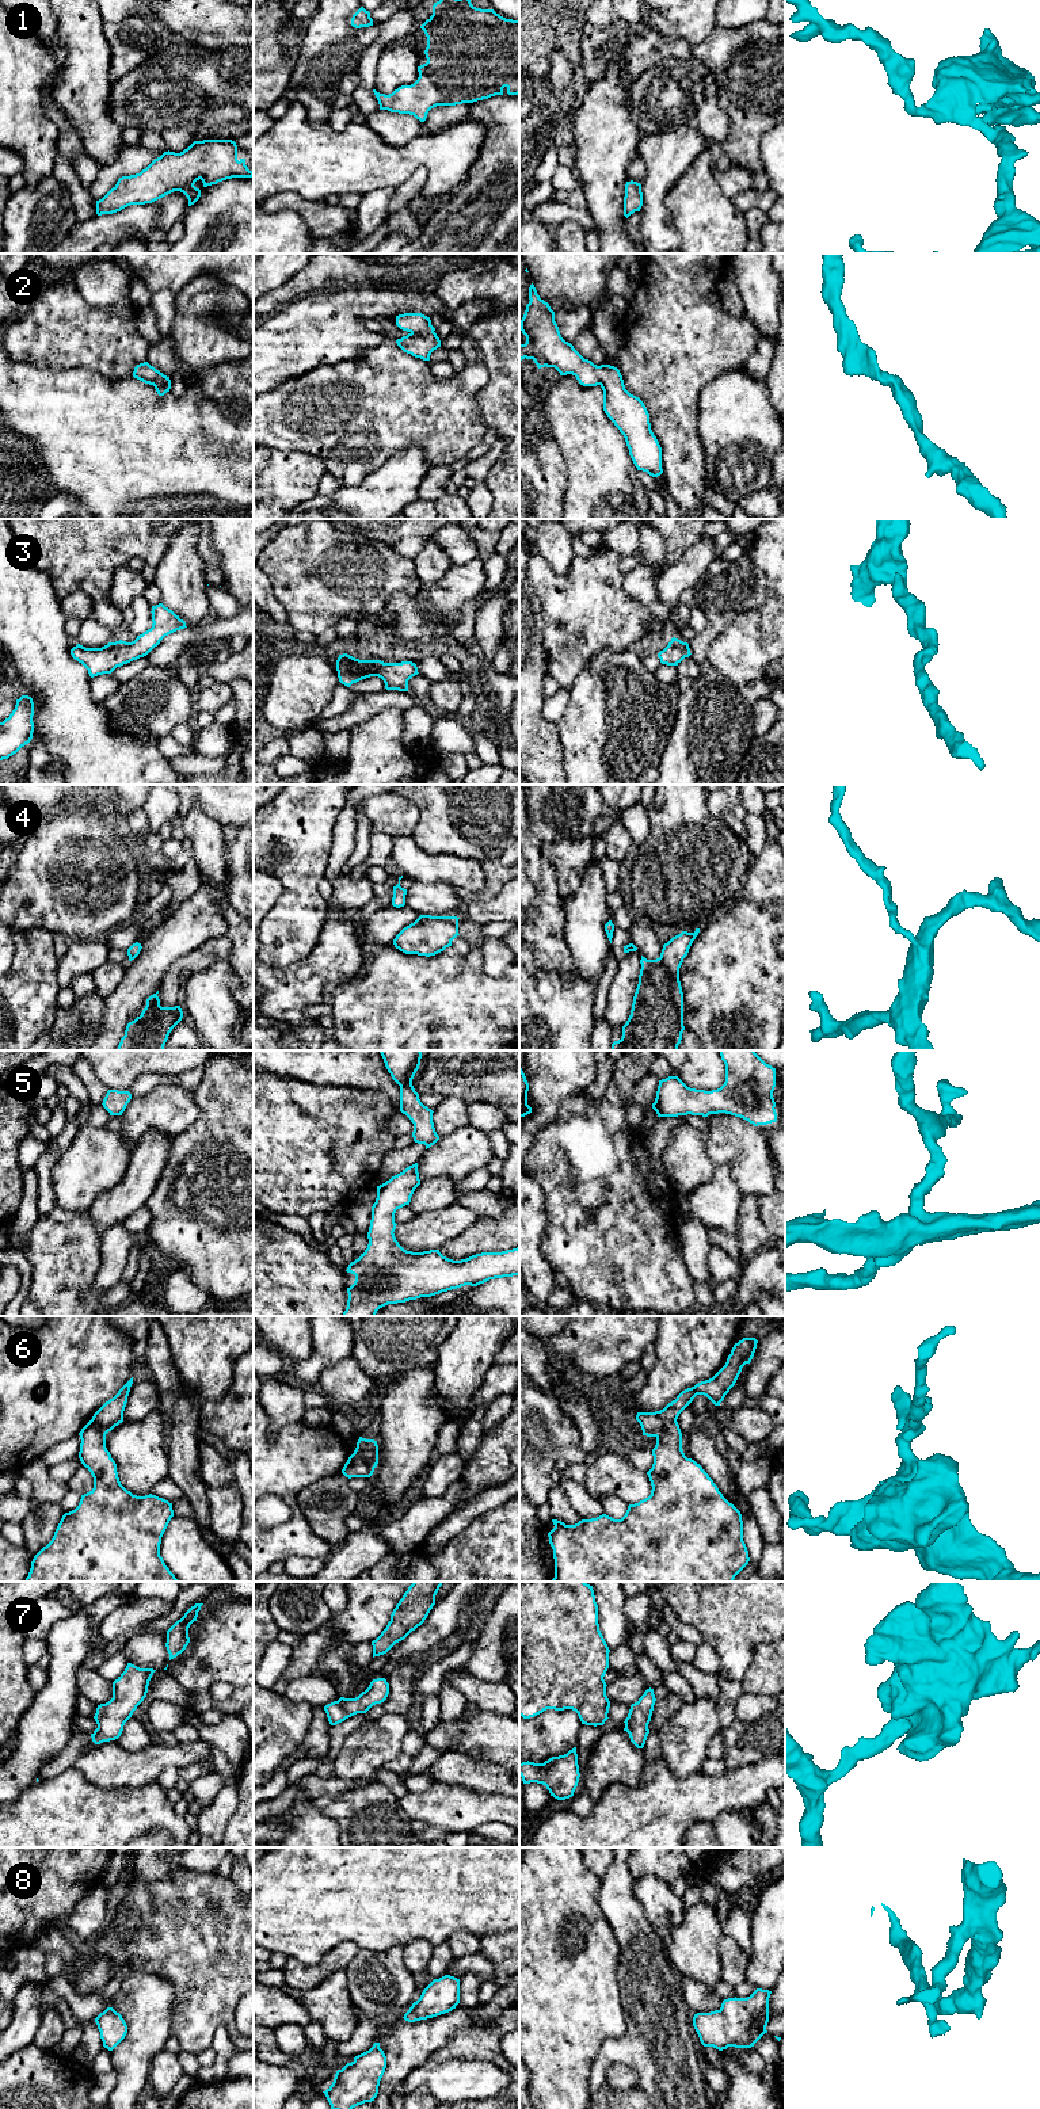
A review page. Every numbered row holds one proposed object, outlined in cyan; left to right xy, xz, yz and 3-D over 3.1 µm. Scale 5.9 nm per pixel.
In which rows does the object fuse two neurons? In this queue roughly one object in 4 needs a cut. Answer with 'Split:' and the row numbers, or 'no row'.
Split: 6

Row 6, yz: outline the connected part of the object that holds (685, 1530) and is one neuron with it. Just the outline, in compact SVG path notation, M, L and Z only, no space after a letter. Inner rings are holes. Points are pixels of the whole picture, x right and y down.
M677 1420L667 1422L656 1437L652 1456L654 1464L647 1472L652 1486L651 1495L629 1504L621 1519L606 1514L575 1525L552 1519L555 1528L548 1533L555 1559L552 1582L734 1582L748 1564L742 1514L723 1496L702 1467L685 1456Z

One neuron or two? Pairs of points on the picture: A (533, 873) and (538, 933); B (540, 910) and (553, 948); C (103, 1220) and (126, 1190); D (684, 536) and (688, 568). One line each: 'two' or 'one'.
A: one
B: one
C: one
D: two

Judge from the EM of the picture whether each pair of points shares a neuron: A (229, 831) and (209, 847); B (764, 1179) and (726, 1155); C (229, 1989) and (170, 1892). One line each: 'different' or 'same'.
A: different
B: same
C: same

